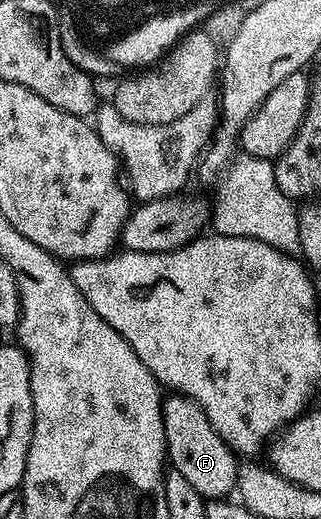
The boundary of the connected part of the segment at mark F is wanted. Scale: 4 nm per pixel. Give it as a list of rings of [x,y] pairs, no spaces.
[[[171,393],[169,396],[163,397],[162,415],[164,416],[166,456],[169,465],[176,472],[180,472],[180,476],[184,476],[184,480],[188,480],[188,484],[192,484],[192,488],[196,488],[196,492],[200,492],[202,499],[225,499],[229,495],[229,490],[231,493],[236,487],[239,464],[239,459],[231,450],[230,445],[219,436],[216,428],[212,428],[208,416],[204,416],[202,409],[190,398],[185,398],[183,394]]]

